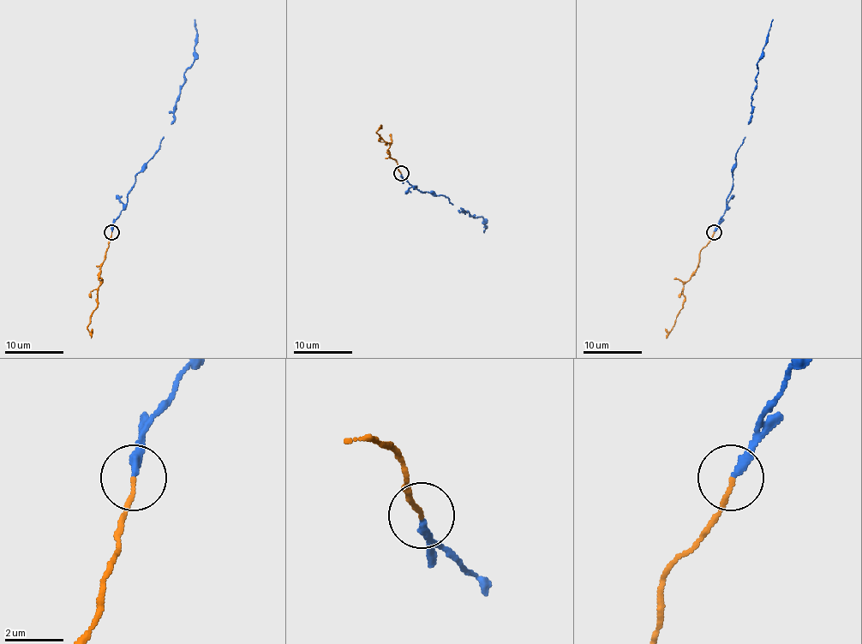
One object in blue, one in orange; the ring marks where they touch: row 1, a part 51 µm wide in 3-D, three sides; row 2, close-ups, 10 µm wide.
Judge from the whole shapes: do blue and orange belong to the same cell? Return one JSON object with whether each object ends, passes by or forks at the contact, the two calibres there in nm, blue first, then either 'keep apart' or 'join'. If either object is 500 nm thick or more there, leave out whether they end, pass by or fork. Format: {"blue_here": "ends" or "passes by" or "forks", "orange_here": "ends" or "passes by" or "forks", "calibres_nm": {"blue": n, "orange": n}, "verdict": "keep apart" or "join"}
{"blue_here": "ends", "orange_here": "ends", "calibres_nm": {"blue": 280, "orange": 140}, "verdict": "join"}

